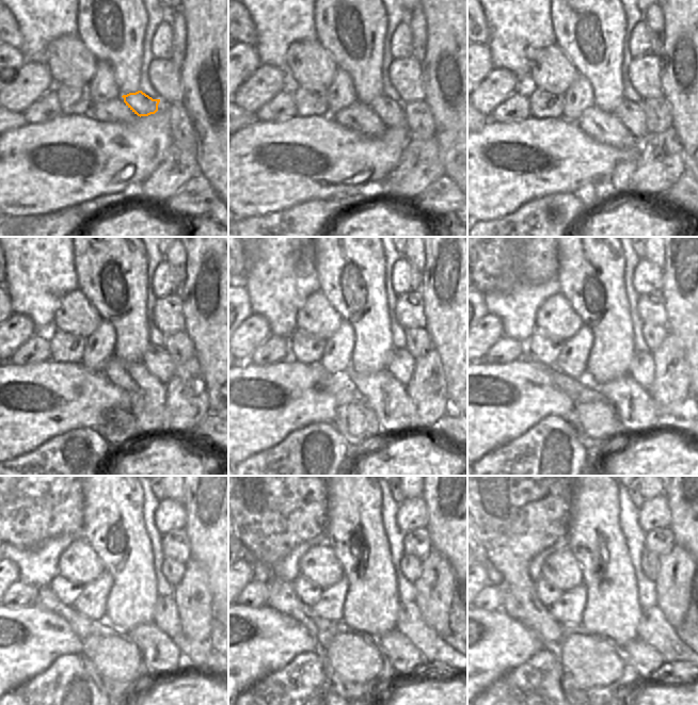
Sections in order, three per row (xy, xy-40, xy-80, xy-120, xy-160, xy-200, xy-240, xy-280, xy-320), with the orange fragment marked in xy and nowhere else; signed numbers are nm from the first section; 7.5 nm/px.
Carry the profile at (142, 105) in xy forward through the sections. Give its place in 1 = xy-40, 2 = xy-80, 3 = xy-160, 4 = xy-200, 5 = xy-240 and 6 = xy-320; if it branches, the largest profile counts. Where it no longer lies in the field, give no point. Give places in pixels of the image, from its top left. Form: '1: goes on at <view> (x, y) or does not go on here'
1: goes on at xy-40 (391, 112)
2: goes on at xy-80 (632, 115)
3: goes on at xy-160 (400, 364)
4: goes on at xy-200 (641, 368)
5: goes on at xy-240 (165, 617)
6: goes on at xy-320 (653, 628)

